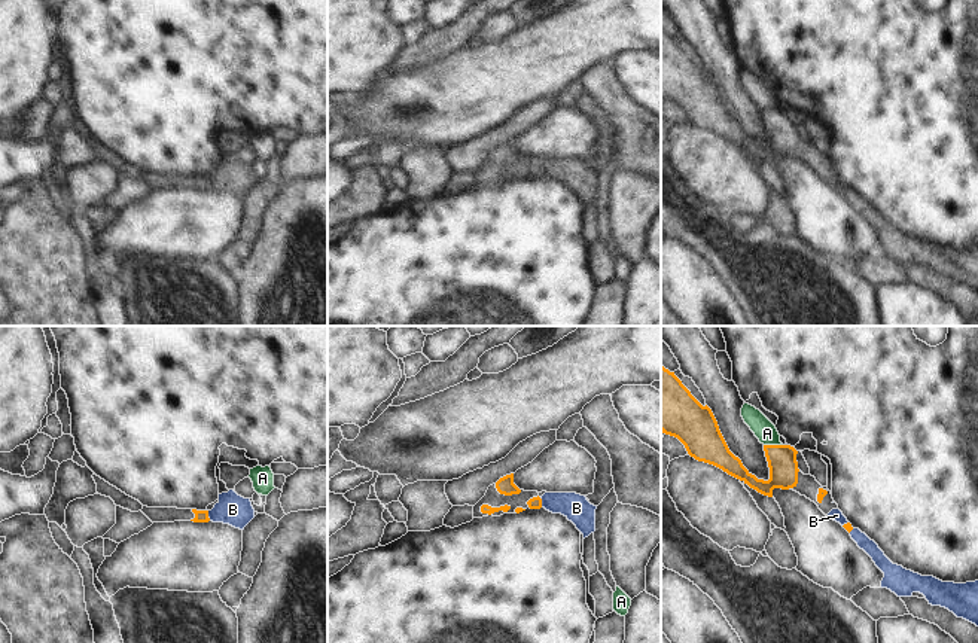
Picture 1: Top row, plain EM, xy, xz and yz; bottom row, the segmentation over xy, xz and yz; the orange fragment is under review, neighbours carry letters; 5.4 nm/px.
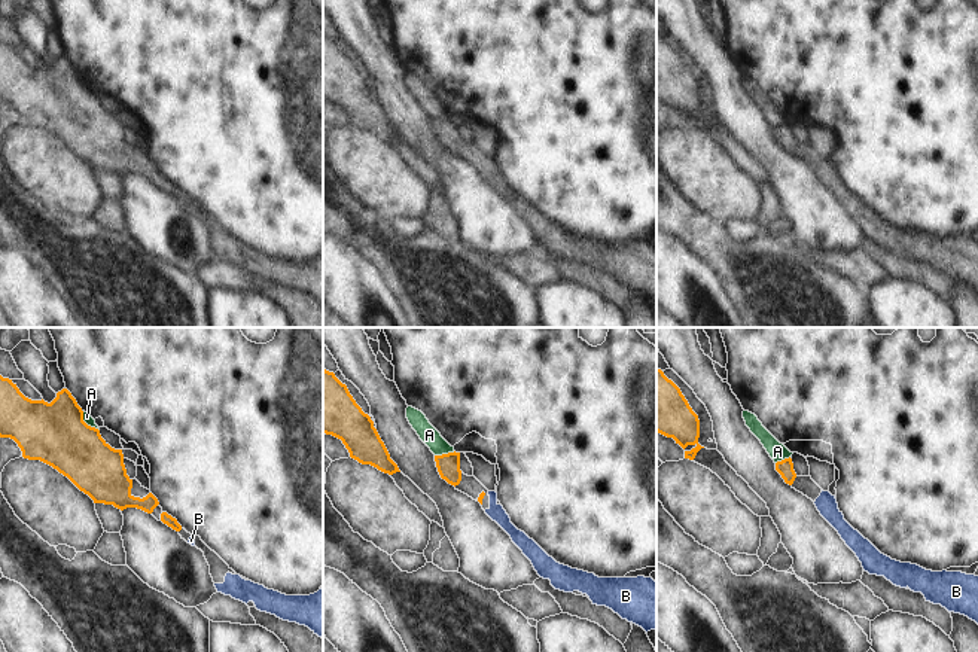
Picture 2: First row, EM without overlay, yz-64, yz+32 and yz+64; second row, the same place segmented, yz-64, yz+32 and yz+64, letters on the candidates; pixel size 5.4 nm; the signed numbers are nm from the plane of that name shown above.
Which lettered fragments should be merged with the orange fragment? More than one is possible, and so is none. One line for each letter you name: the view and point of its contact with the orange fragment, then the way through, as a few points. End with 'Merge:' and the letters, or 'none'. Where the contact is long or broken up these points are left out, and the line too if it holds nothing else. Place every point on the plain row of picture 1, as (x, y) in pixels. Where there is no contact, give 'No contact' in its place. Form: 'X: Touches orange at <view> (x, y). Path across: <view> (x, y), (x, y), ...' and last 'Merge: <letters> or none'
B: Touches orange at xy (207, 182). Path across: xy (200, 182), (207, 182), (232, 176)
Merge: B

